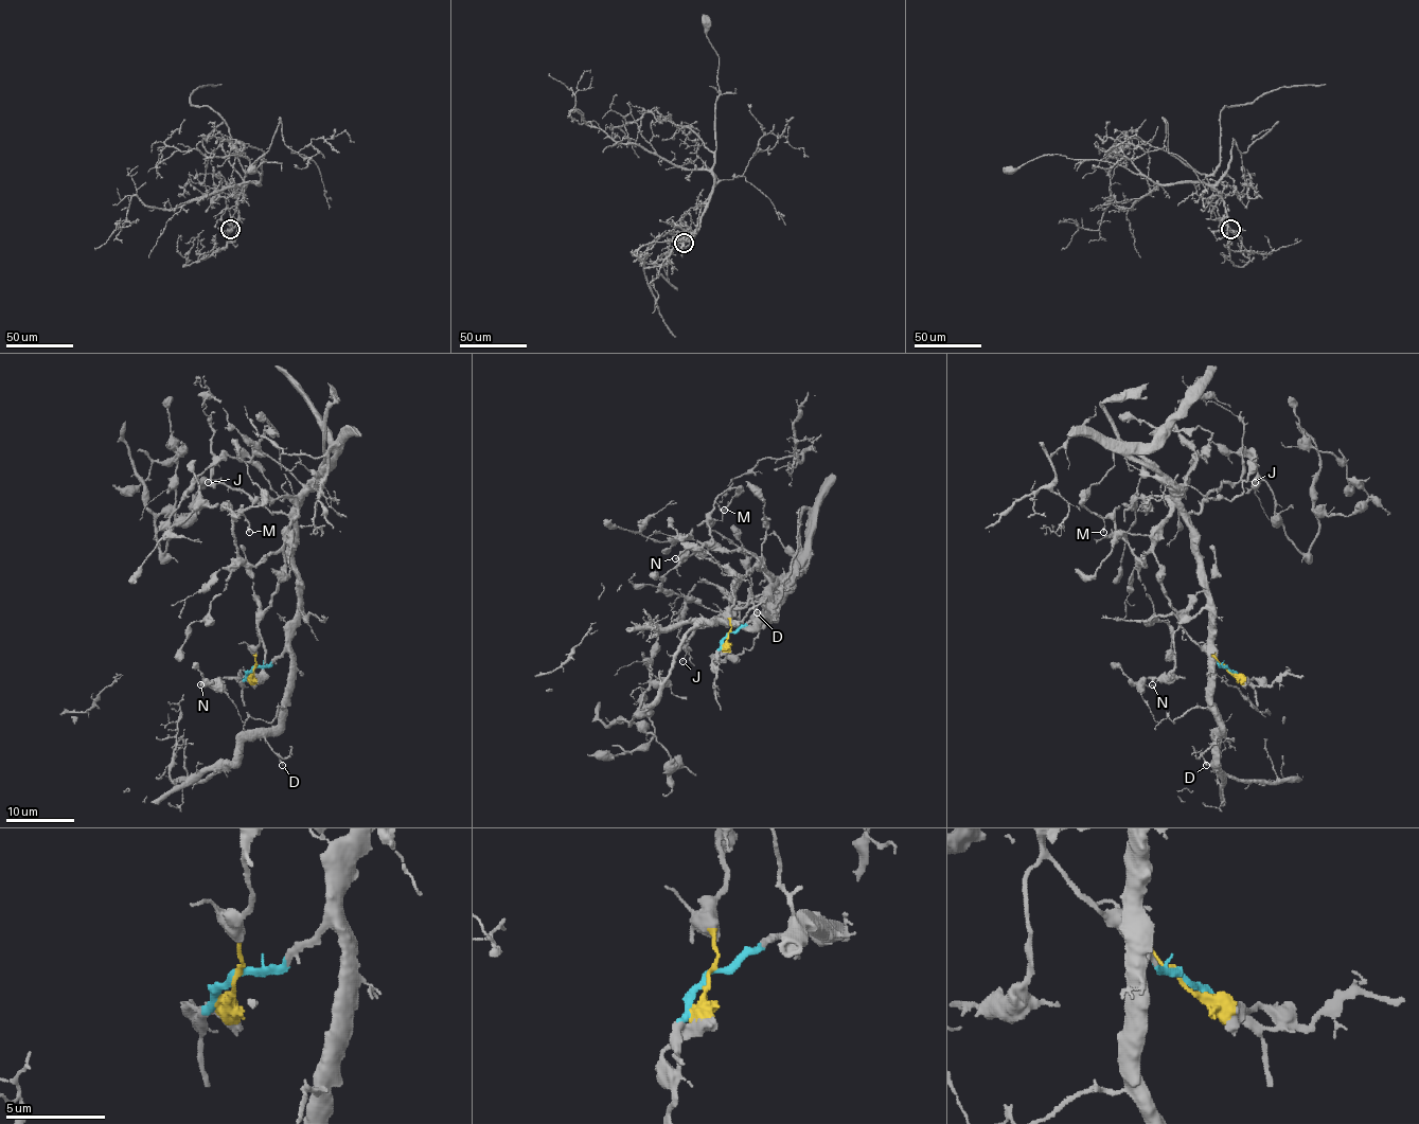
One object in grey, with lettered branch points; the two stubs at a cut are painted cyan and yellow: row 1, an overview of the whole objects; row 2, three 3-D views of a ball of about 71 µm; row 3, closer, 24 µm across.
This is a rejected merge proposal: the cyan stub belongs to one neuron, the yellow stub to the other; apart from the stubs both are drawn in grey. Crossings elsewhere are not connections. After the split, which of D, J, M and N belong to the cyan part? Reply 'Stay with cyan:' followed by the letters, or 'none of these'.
Stay with cyan: D, J

